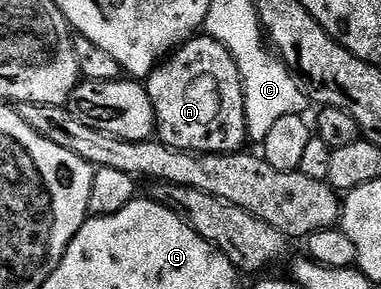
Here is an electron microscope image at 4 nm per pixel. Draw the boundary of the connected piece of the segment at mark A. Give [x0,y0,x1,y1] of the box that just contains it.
[146,39,249,155]

